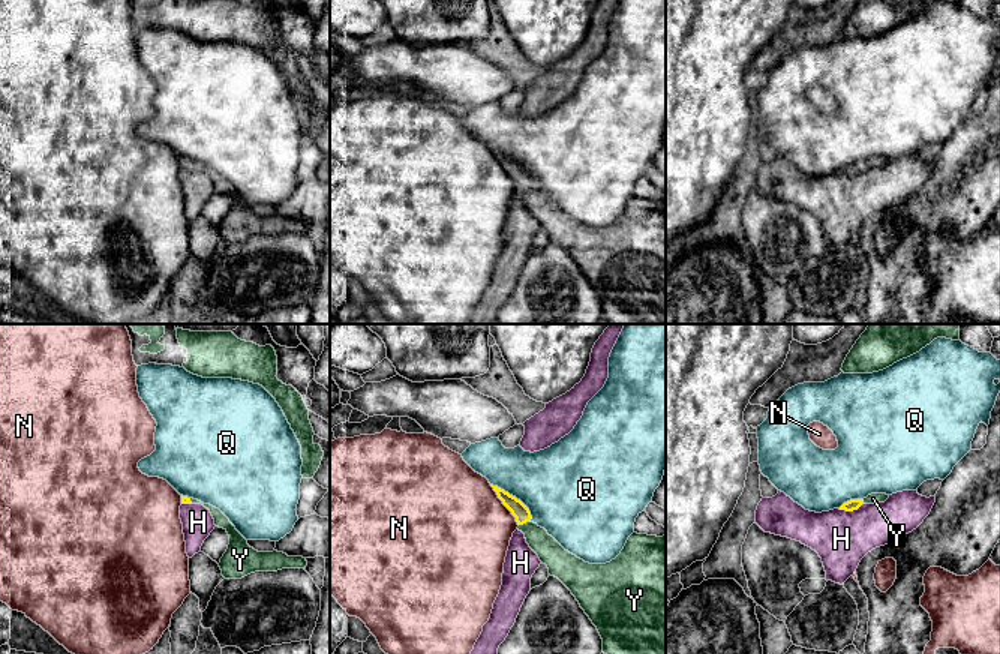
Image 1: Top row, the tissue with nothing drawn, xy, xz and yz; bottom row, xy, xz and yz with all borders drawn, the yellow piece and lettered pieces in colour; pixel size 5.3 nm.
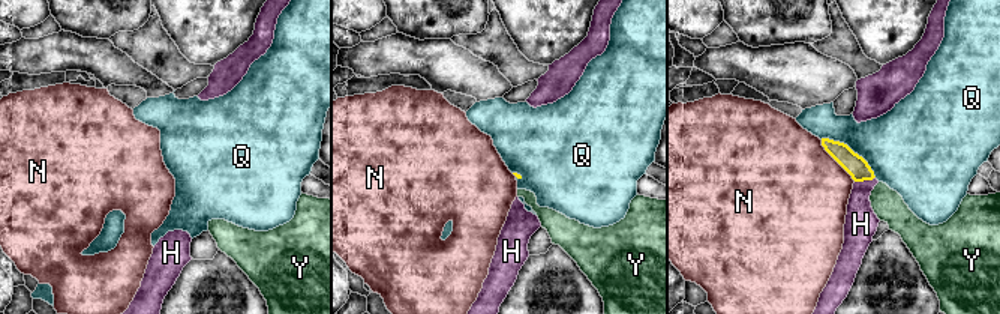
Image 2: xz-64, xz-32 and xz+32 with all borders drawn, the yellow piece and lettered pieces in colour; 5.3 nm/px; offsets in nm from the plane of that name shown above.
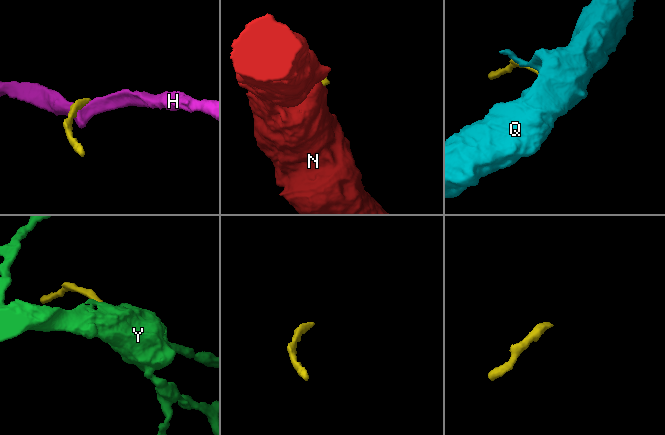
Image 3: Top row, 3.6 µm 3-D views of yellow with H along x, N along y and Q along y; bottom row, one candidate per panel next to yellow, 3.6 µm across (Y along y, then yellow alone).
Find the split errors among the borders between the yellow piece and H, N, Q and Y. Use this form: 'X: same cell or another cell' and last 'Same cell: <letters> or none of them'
H: another cell
N: another cell
Q: another cell
Y: same cell
Same cell: Y

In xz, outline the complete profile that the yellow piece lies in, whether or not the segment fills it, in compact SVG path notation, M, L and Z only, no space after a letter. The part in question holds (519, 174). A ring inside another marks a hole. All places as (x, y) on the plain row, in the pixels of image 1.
M493 150L498 162L516 182L526 207L576 261L603 303L610 324L666 324L666 200L633 196L621 218L606 228L589 228L565 214L531 183L529 172L504 153Z

